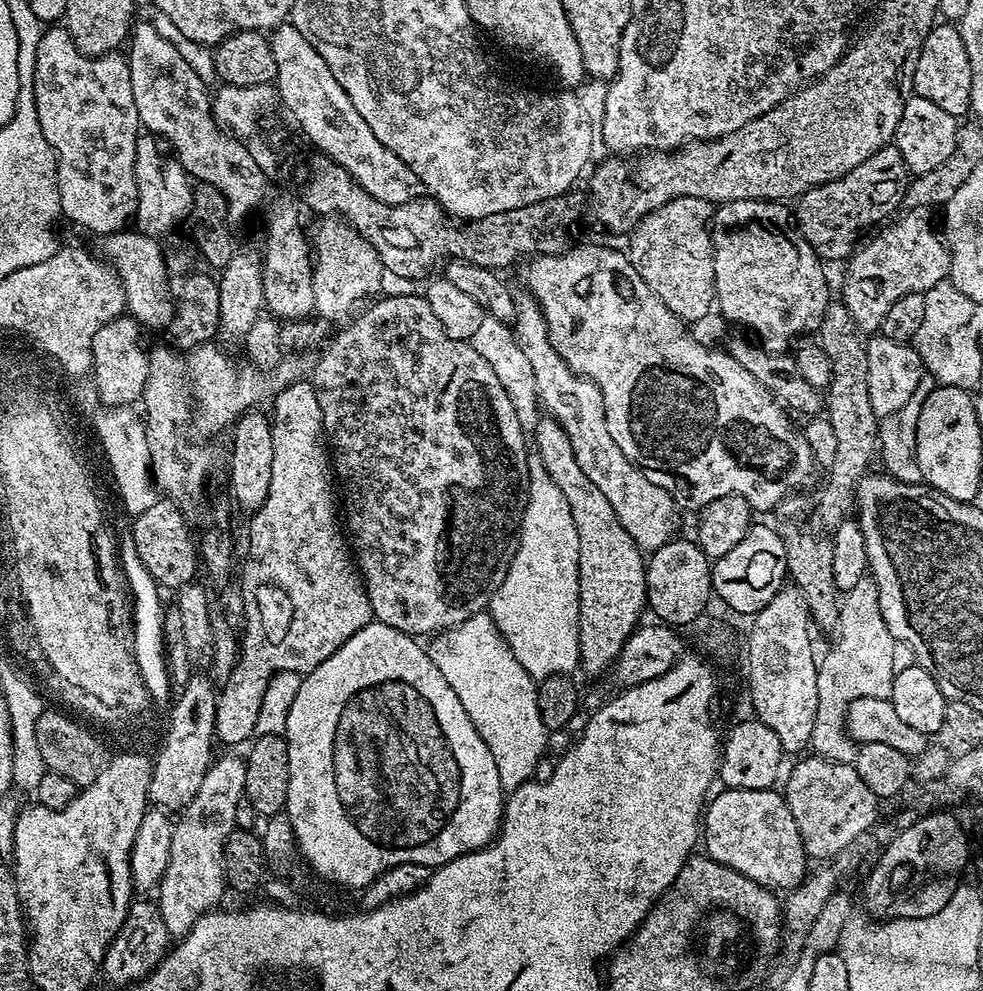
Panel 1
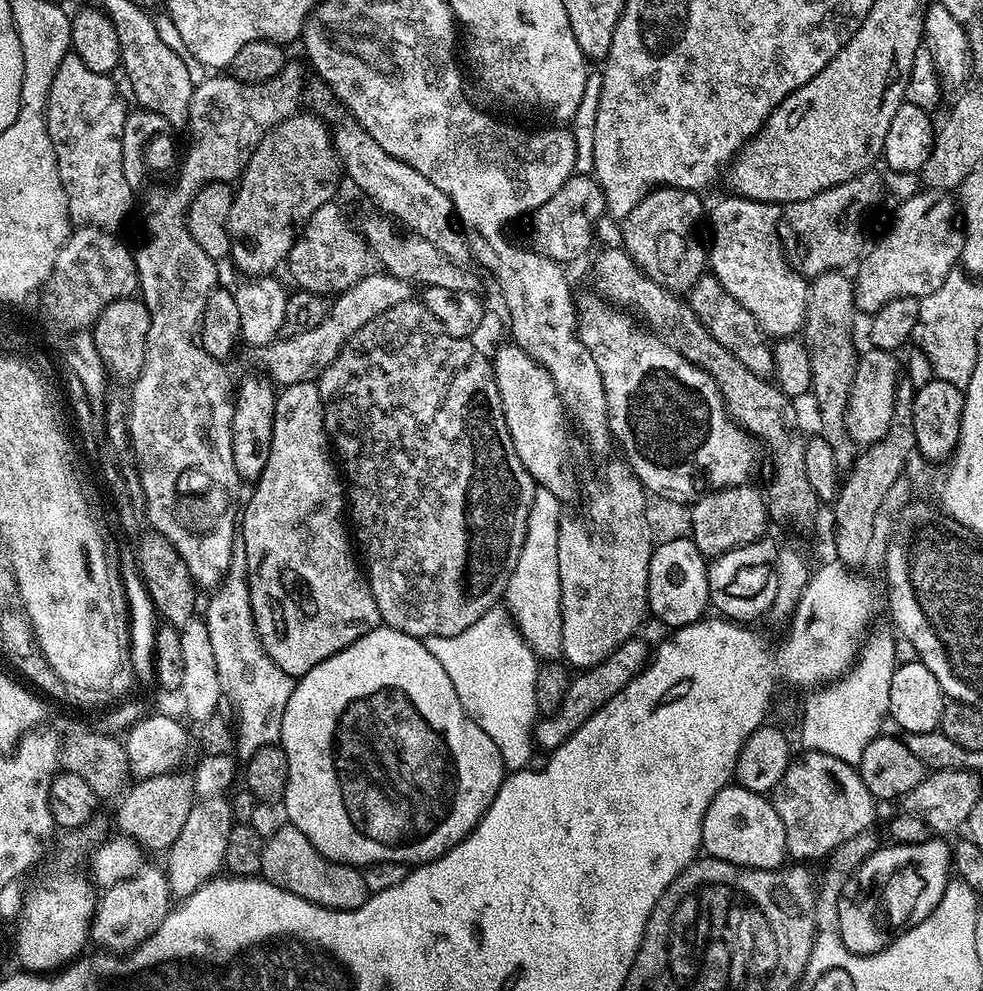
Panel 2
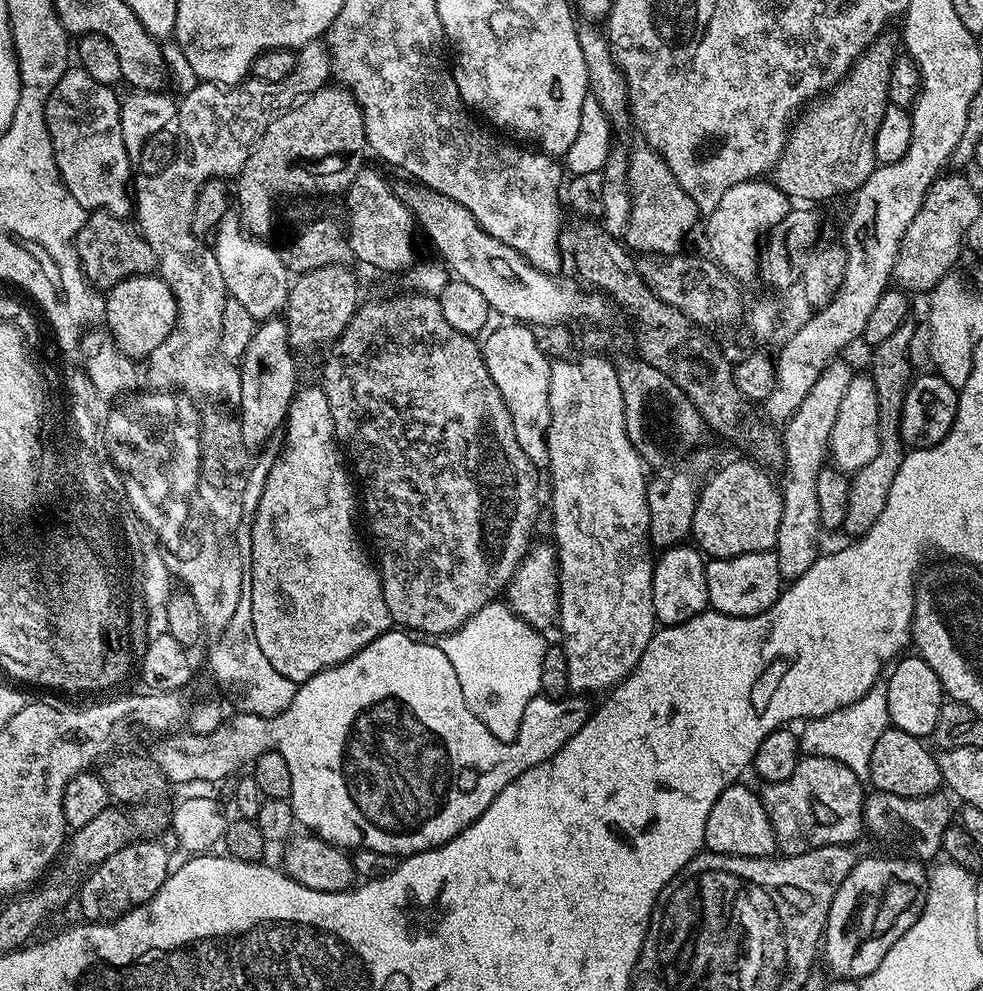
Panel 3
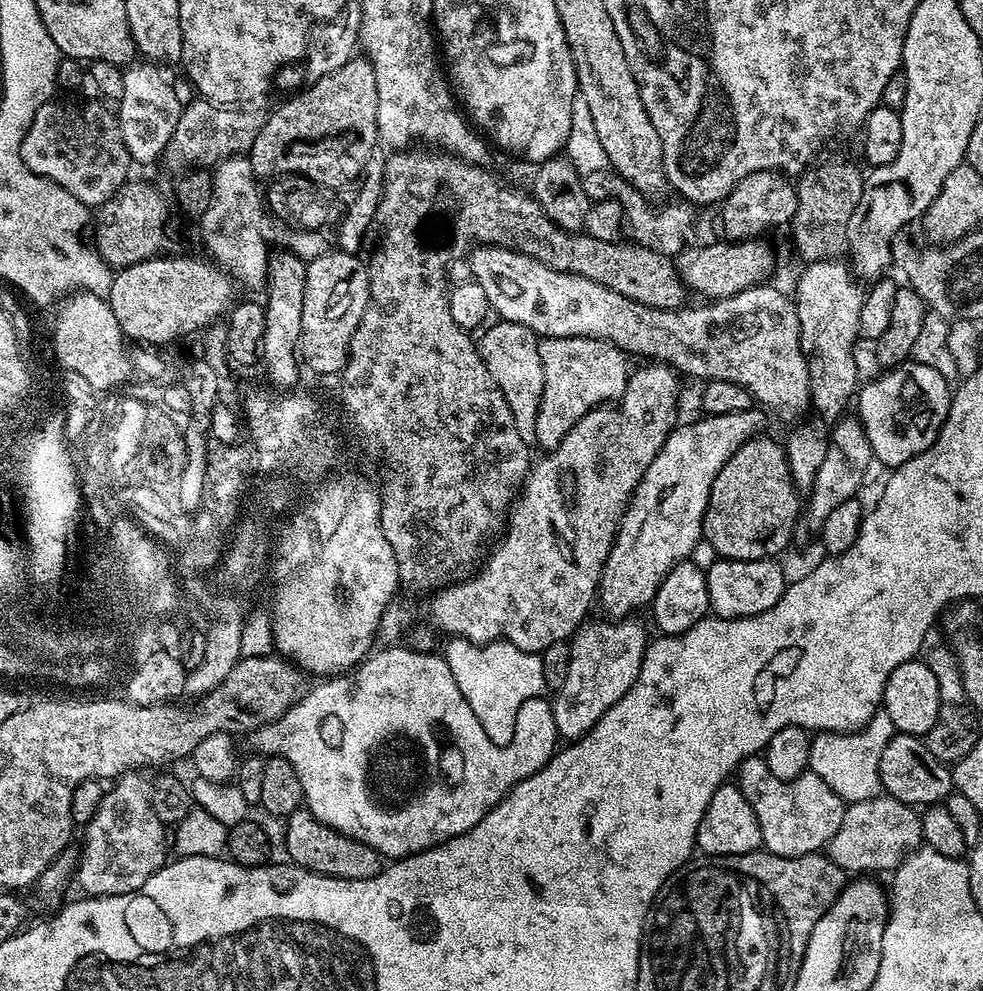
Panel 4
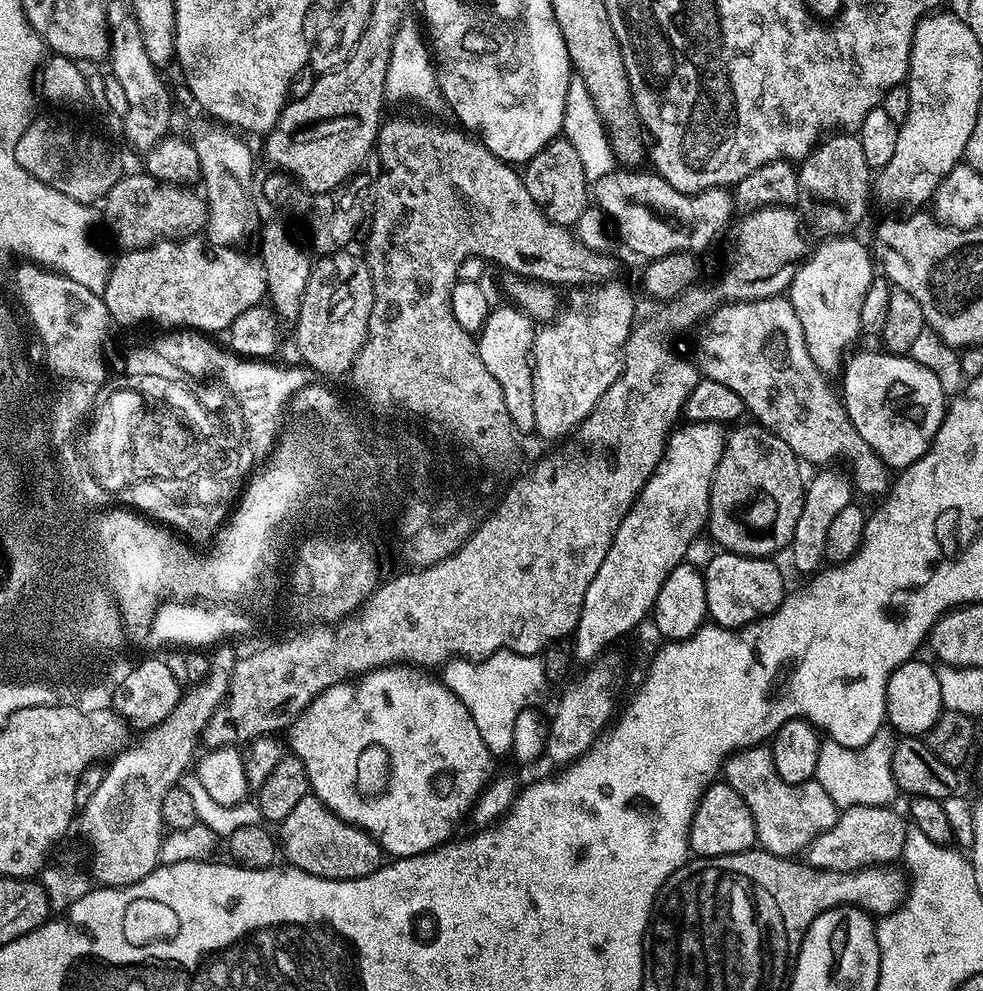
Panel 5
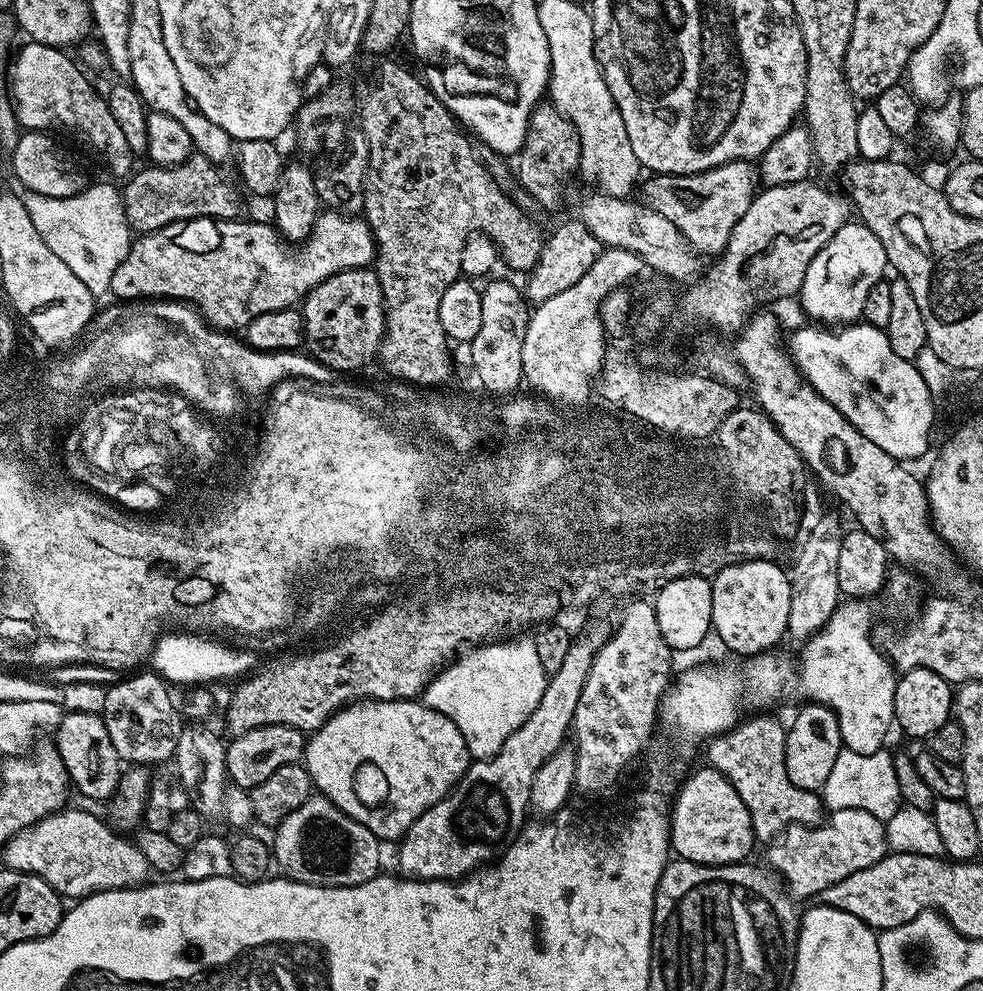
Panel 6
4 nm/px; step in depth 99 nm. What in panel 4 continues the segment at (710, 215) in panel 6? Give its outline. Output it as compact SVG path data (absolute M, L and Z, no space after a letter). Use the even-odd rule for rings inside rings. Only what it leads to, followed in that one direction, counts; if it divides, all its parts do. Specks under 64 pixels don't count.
M611 167L598 170L594 174L583 177L586 194L594 202L614 199L621 204L626 213L626 224L630 229L631 239L637 244L645 244L656 252L662 252L666 256L675 257L677 253L686 247L684 239L692 228L696 216L693 205L683 198L676 198L673 204L664 204L661 208L652 208L653 201L643 196L634 186L630 186Z

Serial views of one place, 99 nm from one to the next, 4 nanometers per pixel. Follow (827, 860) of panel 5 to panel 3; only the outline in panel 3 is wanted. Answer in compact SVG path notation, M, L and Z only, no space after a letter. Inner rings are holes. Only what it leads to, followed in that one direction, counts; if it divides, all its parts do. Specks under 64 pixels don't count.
M869 791L864 797L863 827L872 831L880 840L896 840L901 836L913 857L928 862L931 856L941 855L942 834L954 816L954 812L948 809L948 804L942 797L943 795L933 794L902 798L898 794Z

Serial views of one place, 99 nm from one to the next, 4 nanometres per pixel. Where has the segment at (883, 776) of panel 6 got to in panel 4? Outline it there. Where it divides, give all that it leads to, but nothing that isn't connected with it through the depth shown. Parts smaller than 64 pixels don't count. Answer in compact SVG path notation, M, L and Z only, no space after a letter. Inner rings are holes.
M882 710L875 712L857 732L817 732L812 736L808 767L848 804L869 800L881 795L878 762L882 762L882 750L886 750L888 740L894 735L897 735L894 722Z

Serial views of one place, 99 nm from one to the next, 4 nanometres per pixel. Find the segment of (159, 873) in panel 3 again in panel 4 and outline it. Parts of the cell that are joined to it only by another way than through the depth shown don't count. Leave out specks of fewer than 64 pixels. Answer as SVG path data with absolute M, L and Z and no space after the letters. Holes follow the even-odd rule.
M133 770L124 773L104 793L102 802L98 802L92 821L83 829L84 849L79 849L78 863L74 869L75 883L80 883L80 888L85 897L89 896L125 896L136 892L159 868L166 863L164 857L164 832L166 825L154 814L152 805L152 784L144 777L145 773Z

